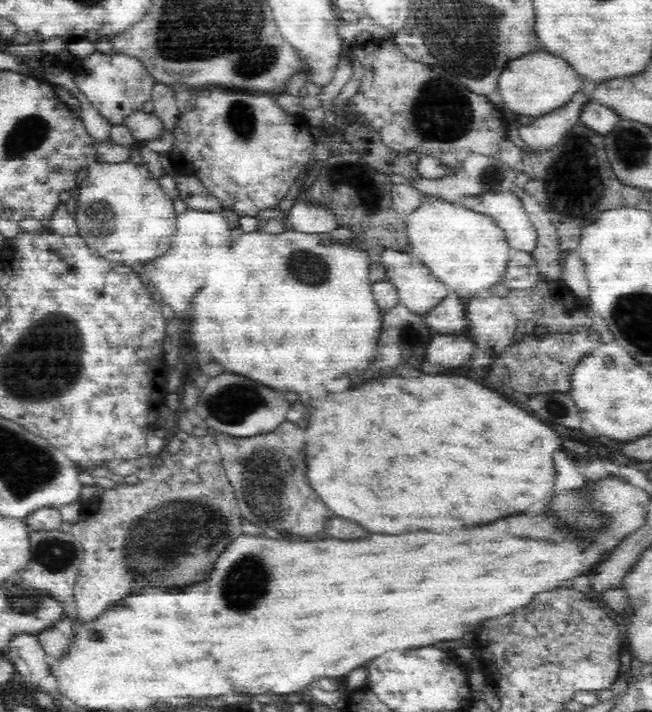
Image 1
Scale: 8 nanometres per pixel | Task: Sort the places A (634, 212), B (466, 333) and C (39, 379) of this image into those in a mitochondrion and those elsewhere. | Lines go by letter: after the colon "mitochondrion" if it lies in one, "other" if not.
A: other
B: other
C: mitochondrion

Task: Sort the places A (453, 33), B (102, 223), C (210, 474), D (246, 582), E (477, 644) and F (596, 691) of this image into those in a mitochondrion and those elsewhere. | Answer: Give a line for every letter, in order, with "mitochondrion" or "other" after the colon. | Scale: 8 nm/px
A: mitochondrion
B: mitochondrion
C: other
D: mitochondrion
E: other
F: other

